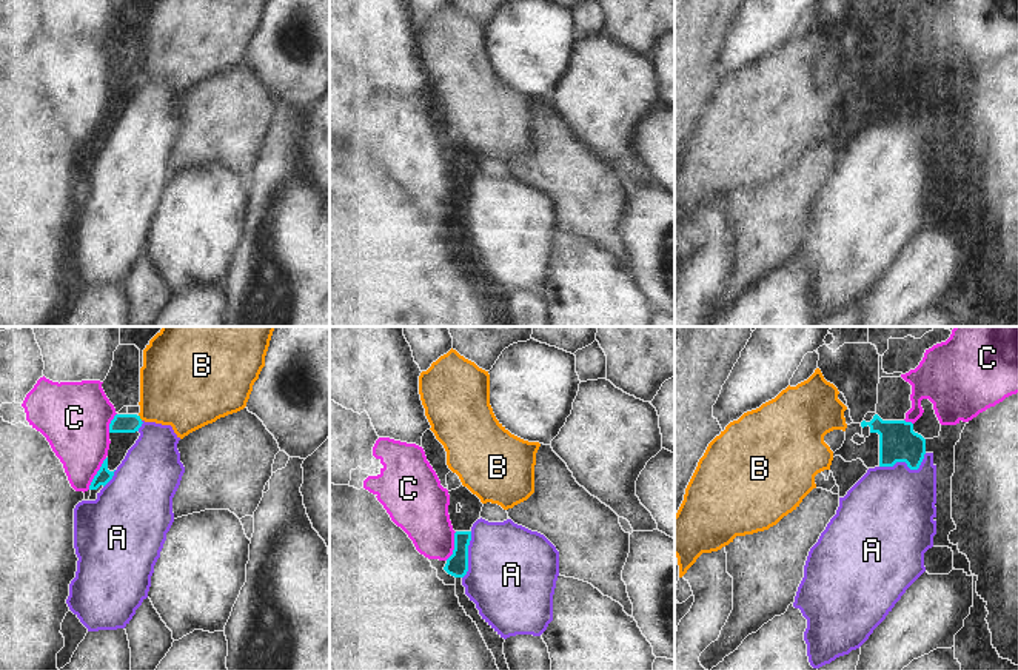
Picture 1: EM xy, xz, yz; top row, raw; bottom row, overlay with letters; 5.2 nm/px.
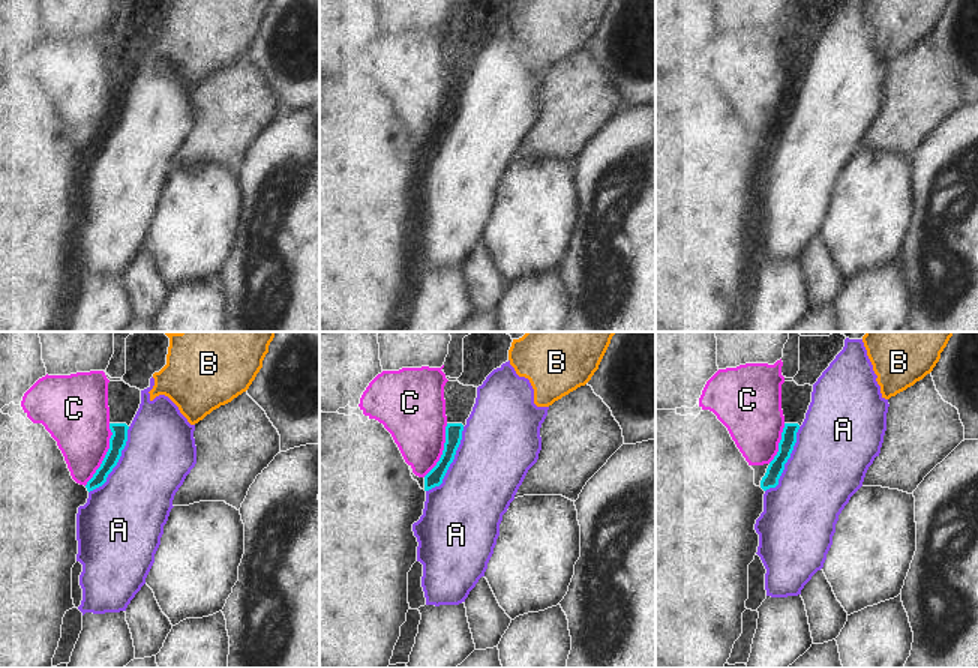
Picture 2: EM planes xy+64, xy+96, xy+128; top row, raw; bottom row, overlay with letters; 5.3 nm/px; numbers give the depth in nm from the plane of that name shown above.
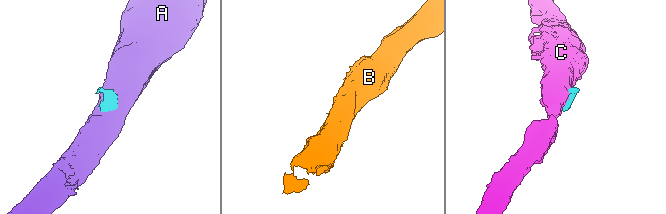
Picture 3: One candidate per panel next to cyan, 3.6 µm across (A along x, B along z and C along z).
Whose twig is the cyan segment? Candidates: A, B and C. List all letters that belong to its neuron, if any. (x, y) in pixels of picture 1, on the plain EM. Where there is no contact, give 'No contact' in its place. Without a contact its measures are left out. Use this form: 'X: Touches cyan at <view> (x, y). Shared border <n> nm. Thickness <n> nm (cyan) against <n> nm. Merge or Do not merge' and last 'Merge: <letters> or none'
A: Touches cyan at yz (906, 117). Shared border 260 nm. Thickness 200 nm (cyan) against 440 nm. Merge
B: Touches cyan at xy (139, 73). Shared border 40 nm. Thickness 100 nm (cyan) against 380 nm. Do not merge
C: Touches cyan at xy (97, 128). Shared border 190 nm. Thickness 80 nm (cyan) against 320 nm. Do not merge
Merge: A

